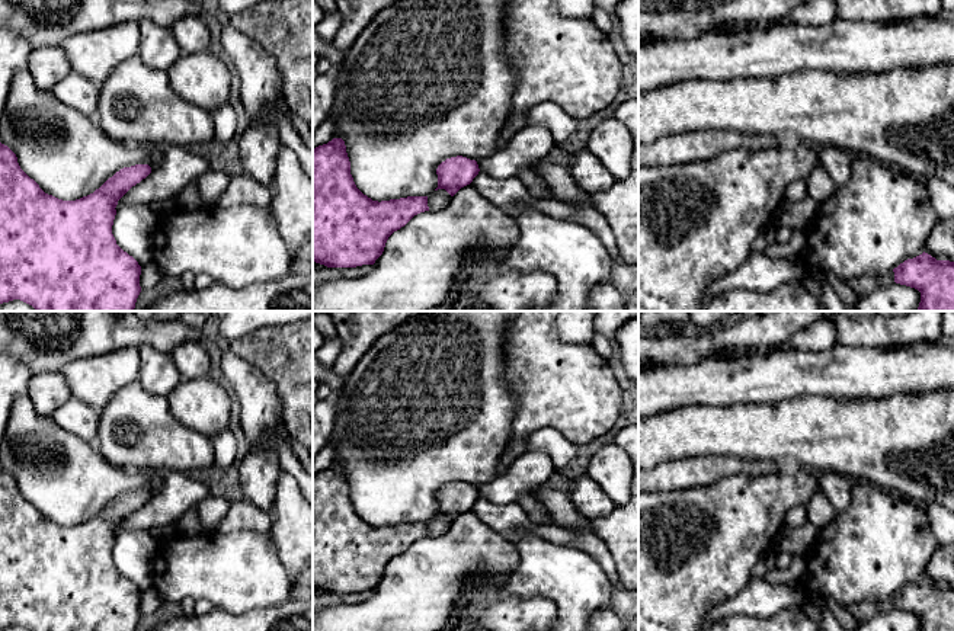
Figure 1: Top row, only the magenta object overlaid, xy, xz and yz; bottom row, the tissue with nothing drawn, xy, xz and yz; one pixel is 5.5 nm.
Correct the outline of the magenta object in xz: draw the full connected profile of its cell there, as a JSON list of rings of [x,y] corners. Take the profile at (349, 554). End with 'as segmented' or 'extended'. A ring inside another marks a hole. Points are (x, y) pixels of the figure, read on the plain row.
[[[342,464],[313,474],[313,587],[327,593],[374,590],[388,563],[414,541],[429,536],[428,522],[372,526],[355,510]]]; as segmented

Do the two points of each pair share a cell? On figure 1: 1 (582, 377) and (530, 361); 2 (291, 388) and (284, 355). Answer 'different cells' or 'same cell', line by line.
1: same cell
2: same cell

